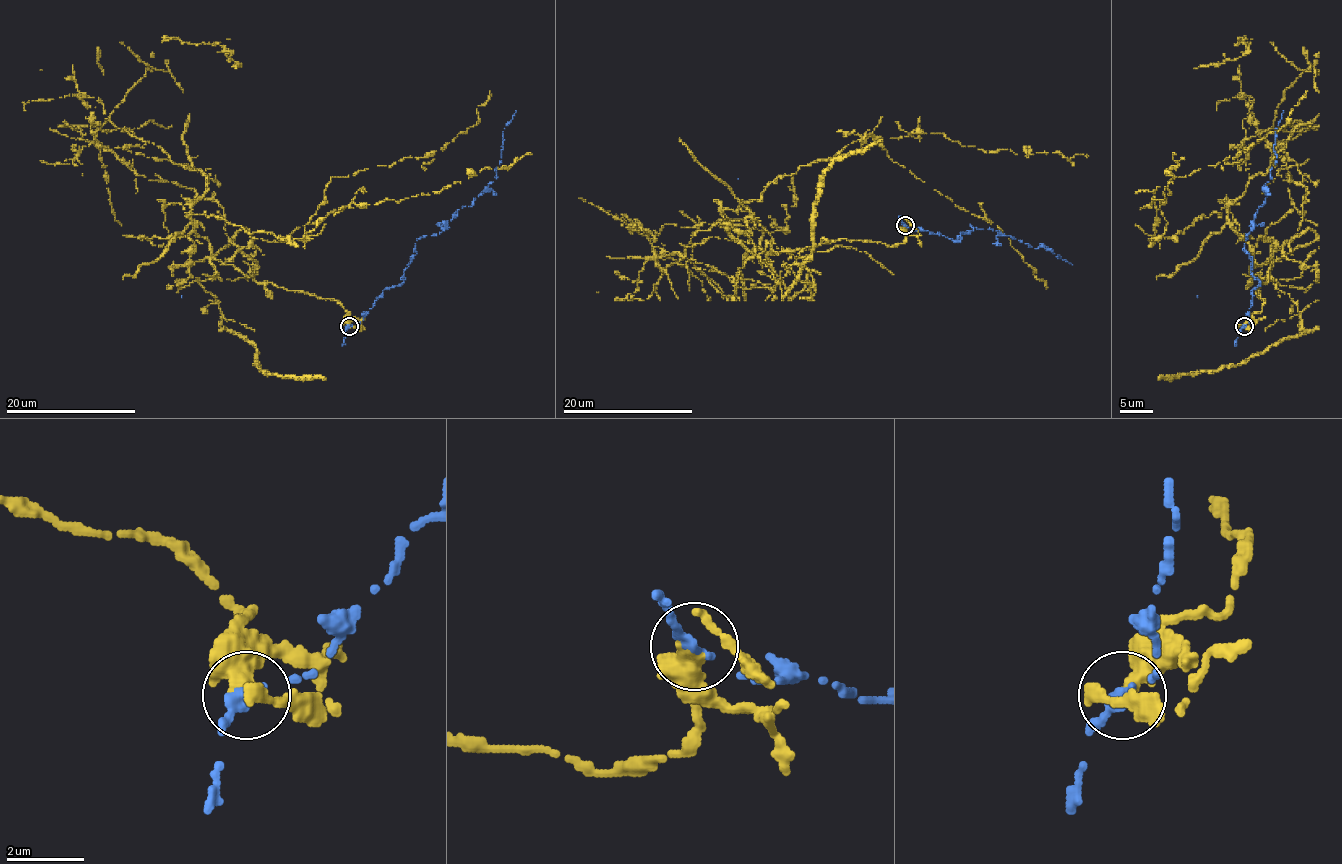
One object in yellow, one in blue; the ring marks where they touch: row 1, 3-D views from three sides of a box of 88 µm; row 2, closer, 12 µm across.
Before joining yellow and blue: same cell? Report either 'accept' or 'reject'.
reject

